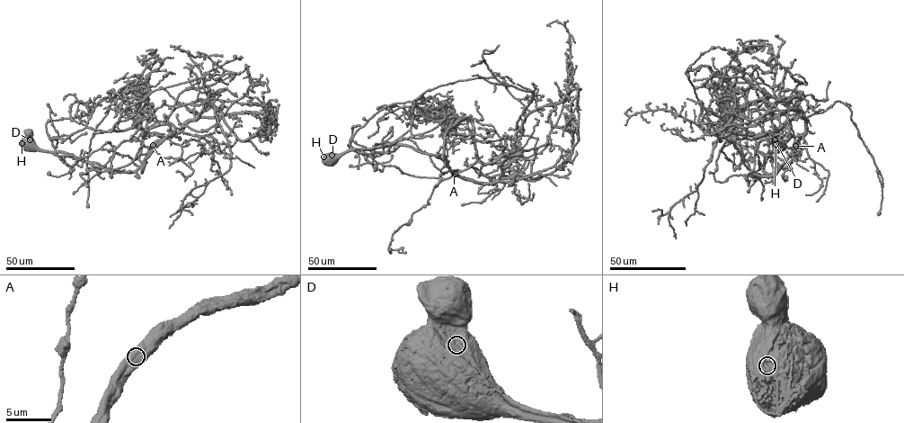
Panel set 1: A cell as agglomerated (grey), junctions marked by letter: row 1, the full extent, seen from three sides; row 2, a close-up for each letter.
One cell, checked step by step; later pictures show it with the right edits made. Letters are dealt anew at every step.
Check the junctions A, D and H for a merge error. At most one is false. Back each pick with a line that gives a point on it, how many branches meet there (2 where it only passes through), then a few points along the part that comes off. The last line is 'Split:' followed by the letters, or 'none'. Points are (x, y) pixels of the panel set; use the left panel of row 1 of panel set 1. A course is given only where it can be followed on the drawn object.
D: at (30, 139); 1 branches meet; foreign part runs (30, 139), (39, 148), (102, 168), (128, 165), (143, 145), (146, 122), (134, 94), (151, 49), (157, 59)
Split: D

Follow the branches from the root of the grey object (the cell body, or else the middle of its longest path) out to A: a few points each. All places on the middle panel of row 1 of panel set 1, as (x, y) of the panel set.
A: (332, 159), (352, 150), (405, 145), (437, 155), (455, 174)

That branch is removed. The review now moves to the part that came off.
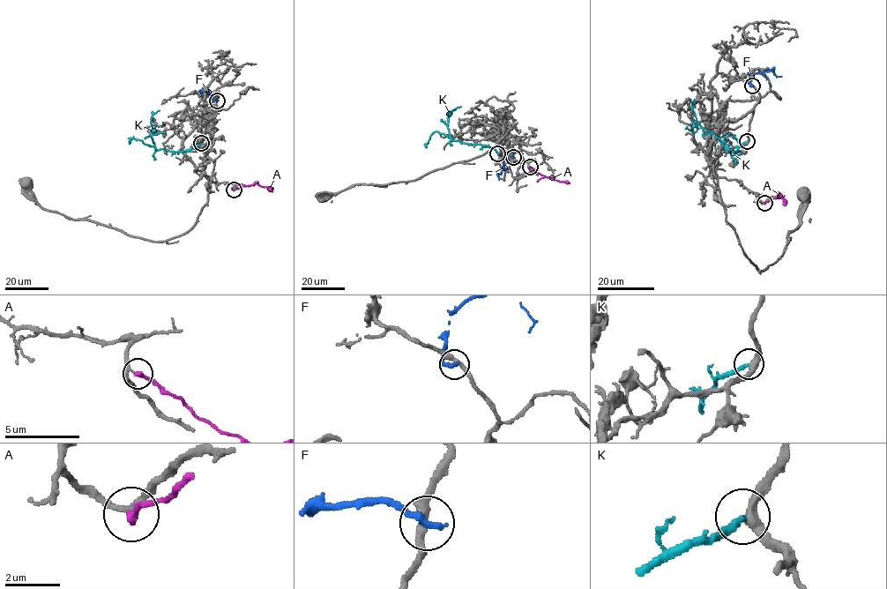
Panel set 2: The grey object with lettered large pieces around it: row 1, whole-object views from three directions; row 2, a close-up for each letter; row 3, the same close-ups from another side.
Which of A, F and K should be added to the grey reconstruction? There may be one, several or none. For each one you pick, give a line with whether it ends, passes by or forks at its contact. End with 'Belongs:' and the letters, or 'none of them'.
Belongs: none of them

